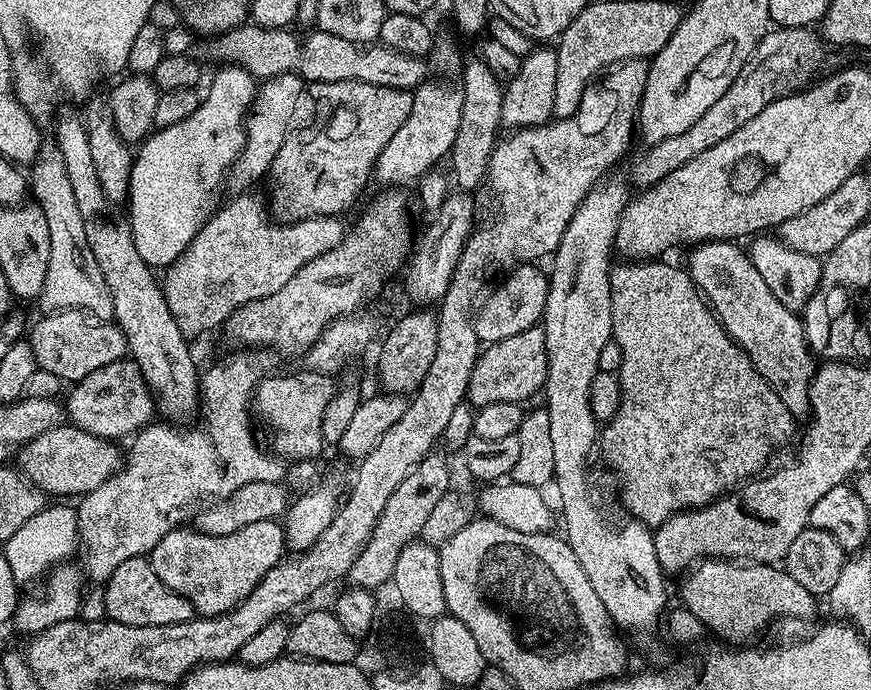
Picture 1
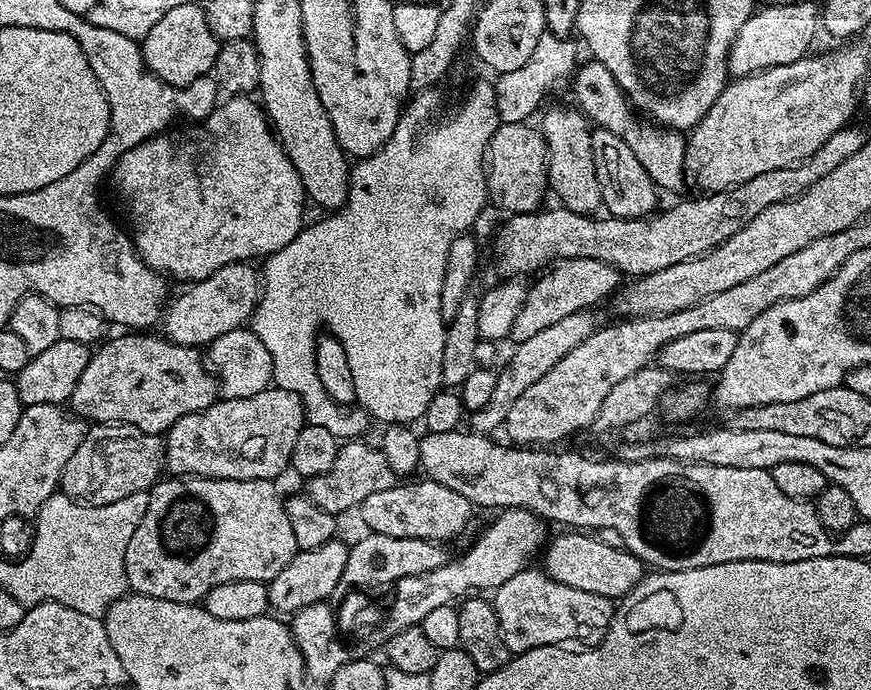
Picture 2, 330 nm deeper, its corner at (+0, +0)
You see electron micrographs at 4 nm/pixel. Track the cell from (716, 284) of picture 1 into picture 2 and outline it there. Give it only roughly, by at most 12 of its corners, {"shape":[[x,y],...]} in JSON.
{"shape":[[596,128],[600,203],[617,220],[655,213],[658,189],[634,150]]}

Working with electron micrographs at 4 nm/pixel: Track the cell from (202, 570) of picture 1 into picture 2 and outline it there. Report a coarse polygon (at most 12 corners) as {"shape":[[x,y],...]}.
{"shape":[[164,478],[133,593],[200,604],[296,557],[271,480]]}

